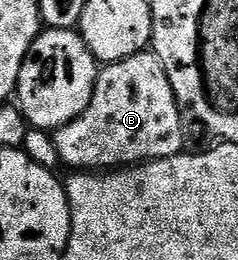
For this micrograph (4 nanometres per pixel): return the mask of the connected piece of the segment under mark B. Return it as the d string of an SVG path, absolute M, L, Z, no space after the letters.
M146 50L136 52L134 56L129 56L126 60L104 65L97 73L97 85L95 86L93 97L87 106L87 110L83 110L83 114L76 116L71 123L56 129L52 133L52 136L53 148L57 151L58 158L69 167L69 170L117 170L122 166L136 166L150 160L162 160L168 156L178 155L184 149L181 147L185 144L185 132L187 132L187 128L186 125L181 123L181 111L177 105L175 94L171 90L171 82L163 70L163 62L159 62L159 58L151 50Z

